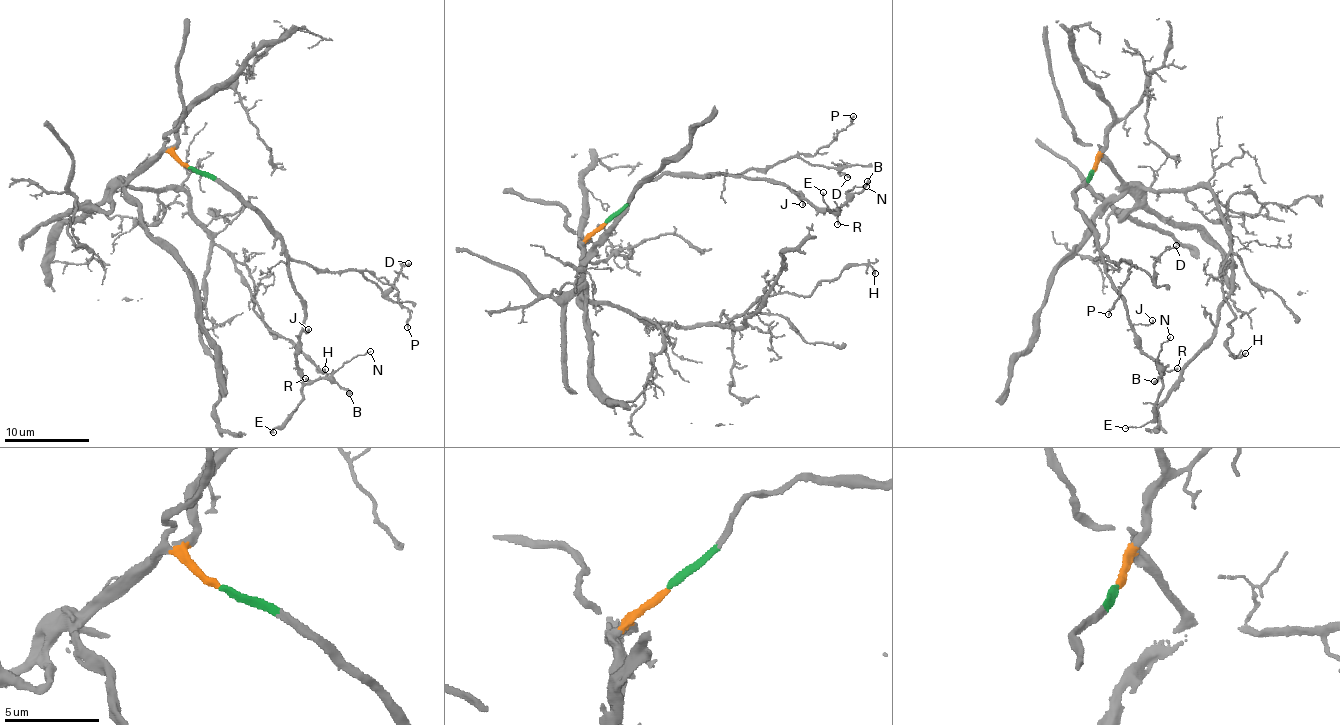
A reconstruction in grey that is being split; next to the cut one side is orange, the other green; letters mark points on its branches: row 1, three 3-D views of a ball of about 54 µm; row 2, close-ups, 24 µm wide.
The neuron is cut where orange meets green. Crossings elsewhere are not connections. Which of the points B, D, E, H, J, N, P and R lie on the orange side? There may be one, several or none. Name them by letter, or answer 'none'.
H

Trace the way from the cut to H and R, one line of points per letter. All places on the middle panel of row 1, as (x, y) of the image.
H: (605, 223), (584, 242), (582, 293), (674, 327), (720, 326), (772, 294), (808, 295), (851, 265), (874, 274)
R: (605, 223), (642, 182), (663, 176), (713, 175), (782, 185), (818, 207), (834, 209), (837, 225)

